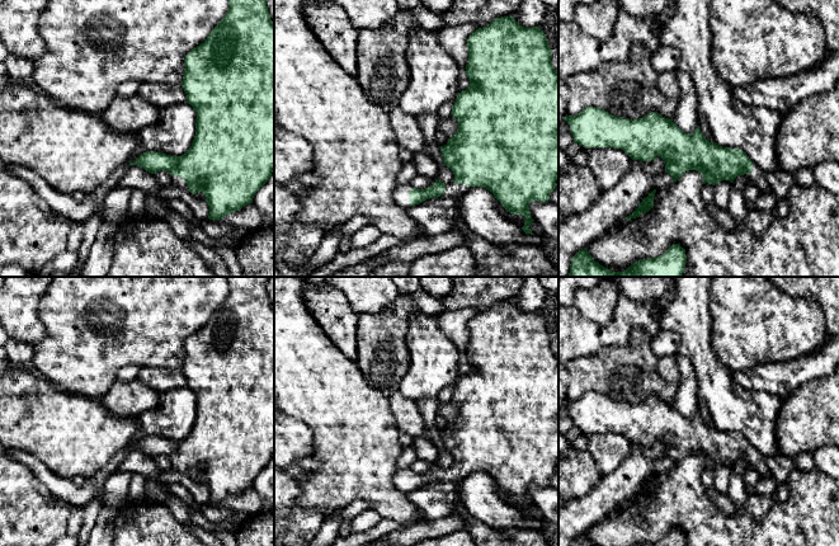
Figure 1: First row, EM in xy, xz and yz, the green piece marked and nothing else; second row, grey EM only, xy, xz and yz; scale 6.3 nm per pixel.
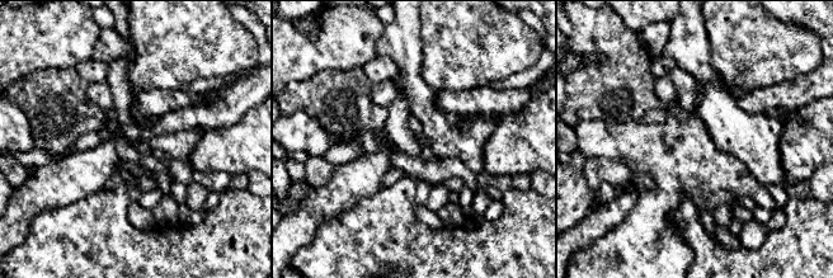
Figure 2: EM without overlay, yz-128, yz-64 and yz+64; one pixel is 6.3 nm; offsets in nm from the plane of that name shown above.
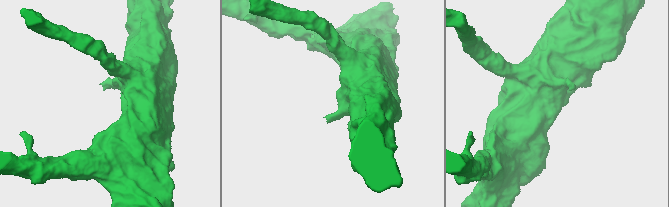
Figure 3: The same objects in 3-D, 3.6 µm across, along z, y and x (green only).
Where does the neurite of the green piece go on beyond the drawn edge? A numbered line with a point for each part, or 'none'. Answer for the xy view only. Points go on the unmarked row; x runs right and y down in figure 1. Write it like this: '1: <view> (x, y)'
1: xy (178, 466)

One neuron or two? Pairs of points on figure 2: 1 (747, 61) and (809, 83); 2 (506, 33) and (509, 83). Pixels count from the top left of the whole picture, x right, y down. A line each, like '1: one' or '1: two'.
1: two
2: two

